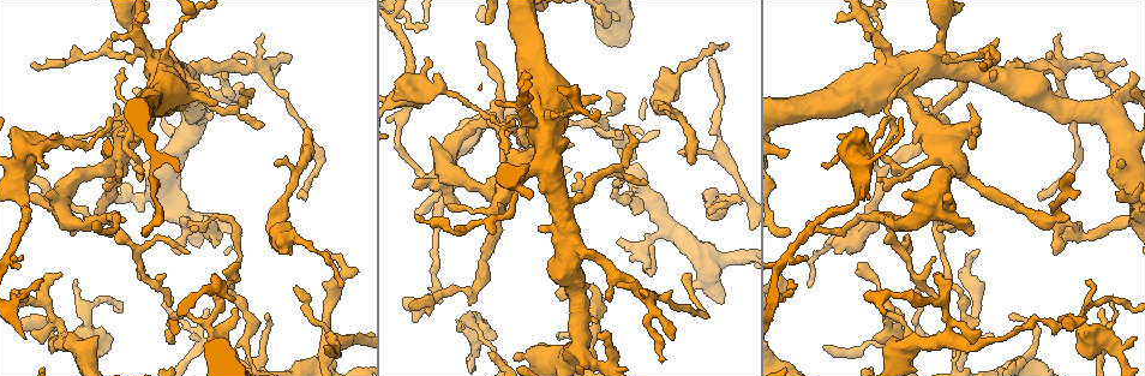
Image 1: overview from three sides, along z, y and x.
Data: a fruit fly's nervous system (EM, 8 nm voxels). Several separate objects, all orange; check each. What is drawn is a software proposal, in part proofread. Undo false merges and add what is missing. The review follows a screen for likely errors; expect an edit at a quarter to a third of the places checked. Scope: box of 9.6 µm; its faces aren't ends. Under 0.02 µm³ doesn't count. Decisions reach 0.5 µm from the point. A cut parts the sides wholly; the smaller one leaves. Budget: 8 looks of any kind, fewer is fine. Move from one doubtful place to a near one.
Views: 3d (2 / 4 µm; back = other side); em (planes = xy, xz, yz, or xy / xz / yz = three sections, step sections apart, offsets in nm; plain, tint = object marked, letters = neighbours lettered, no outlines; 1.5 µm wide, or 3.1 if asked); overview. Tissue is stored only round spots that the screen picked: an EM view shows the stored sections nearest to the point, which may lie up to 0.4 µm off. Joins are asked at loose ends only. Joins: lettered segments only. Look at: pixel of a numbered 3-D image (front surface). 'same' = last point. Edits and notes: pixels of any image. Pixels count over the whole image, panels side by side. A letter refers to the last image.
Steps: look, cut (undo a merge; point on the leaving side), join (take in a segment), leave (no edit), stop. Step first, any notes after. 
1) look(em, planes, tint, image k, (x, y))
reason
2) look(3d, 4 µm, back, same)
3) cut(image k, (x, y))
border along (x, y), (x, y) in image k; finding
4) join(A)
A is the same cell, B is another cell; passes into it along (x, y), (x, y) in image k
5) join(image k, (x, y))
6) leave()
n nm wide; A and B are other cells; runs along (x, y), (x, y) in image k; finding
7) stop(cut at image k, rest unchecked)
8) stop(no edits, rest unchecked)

look(3d, 4 µm, image 1, (874, 162))
an open end

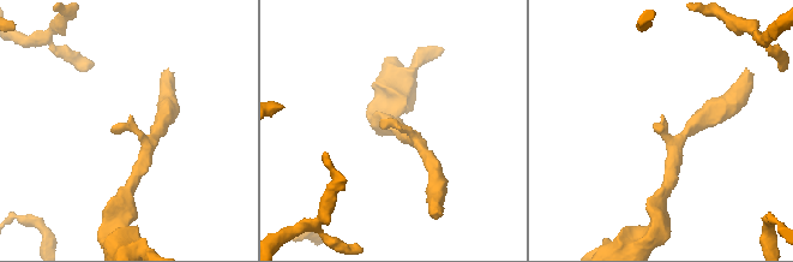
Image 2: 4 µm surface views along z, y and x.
look(em, planes, letters, image 2, (658, 132))
shape alone is not enough

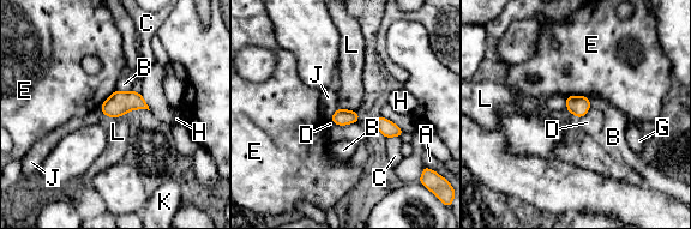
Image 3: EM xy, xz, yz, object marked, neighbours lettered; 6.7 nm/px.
leave()
A, B, C, D, E, G, H, J, K and L are other cells; border along (338, 107), (358, 112) in image 3; none of them fits

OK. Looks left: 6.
look(3d, 2 µm, image 1, (972, 232))
an open end

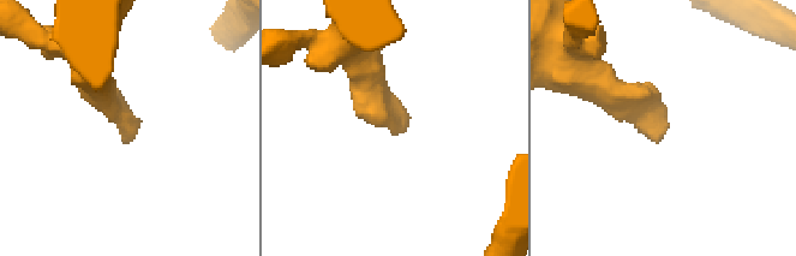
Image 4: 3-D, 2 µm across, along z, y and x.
look(em, planes, letters, image 4, (126, 125))

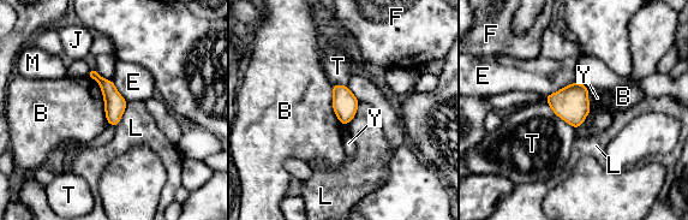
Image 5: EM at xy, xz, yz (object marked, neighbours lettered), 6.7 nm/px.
leave()
B, E, F, J, L, M, T and Y are other cells; border along (87, 76), (100, 87), (108, 123) in image 5; no lettered segment goes on from it

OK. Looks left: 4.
look(em, planes, letters, image 1, (429, 87))
calibre changes

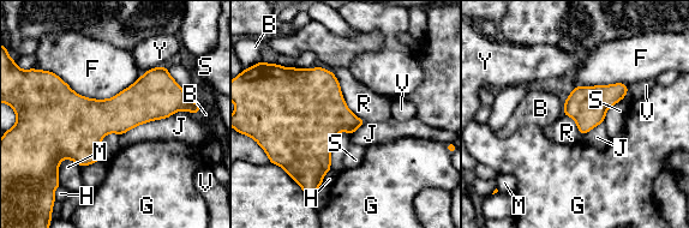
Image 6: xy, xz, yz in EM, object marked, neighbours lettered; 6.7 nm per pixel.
leave()
B, F, G, H, J, M, R, S, V and Y are other cells; border along (333, 71), (346, 106), (366, 121) in image 6; continuous, no second neuron

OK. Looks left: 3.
stop(no edits, rest unchecked)

